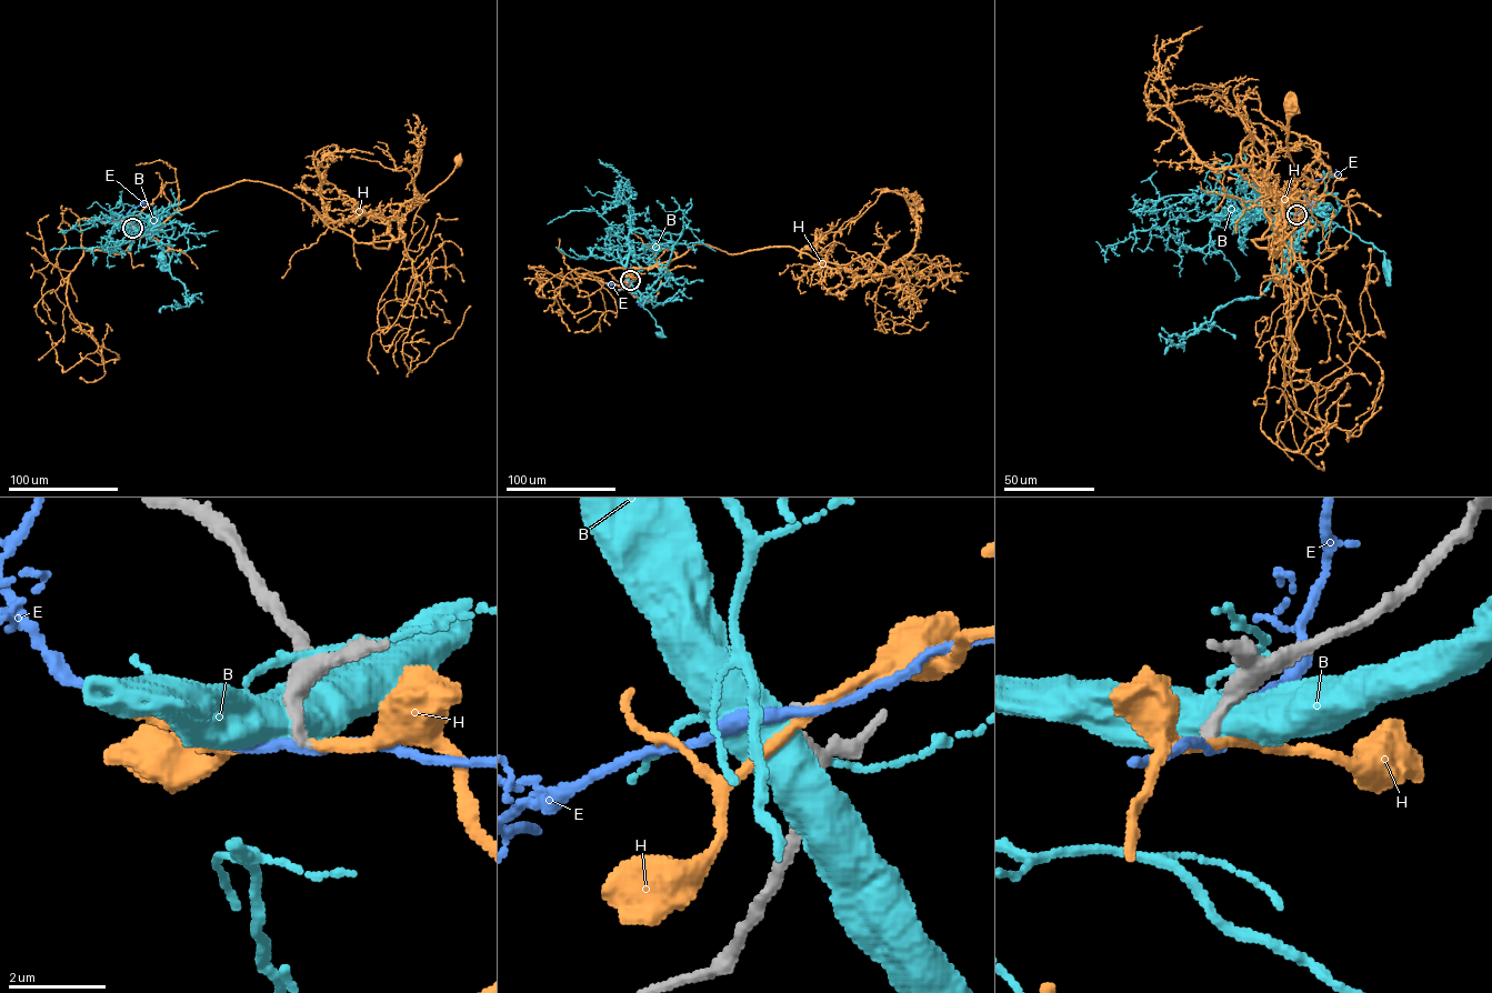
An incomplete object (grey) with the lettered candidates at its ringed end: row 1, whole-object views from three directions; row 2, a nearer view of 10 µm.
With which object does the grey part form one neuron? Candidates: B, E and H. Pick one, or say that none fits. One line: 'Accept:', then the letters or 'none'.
Accept: none

